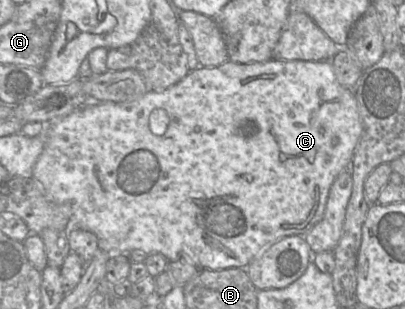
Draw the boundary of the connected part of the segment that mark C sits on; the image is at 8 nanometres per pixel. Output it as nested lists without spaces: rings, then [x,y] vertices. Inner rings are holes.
[[[271,59],[265,62],[237,63],[228,60],[219,66],[199,66],[197,69],[189,71],[189,73],[178,83],[163,91],[148,91],[133,101],[123,103],[99,102],[96,104],[84,105],[71,114],[64,116],[49,125],[45,125],[43,134],[44,148],[33,167],[32,177],[44,186],[46,194],[49,196],[49,200],[58,204],[69,204],[73,215],[77,219],[77,227],[94,233],[98,239],[98,247],[110,254],[126,253],[131,250],[142,250],[148,255],[152,253],[161,253],[168,261],[172,262],[178,260],[188,261],[199,269],[222,270],[237,267],[247,268],[247,266],[256,257],[279,239],[296,234],[305,236],[318,222],[323,219],[330,187],[341,171],[351,167],[354,149],[361,137],[362,131],[363,124],[354,91],[343,87],[338,82],[331,61],[289,61]]]

